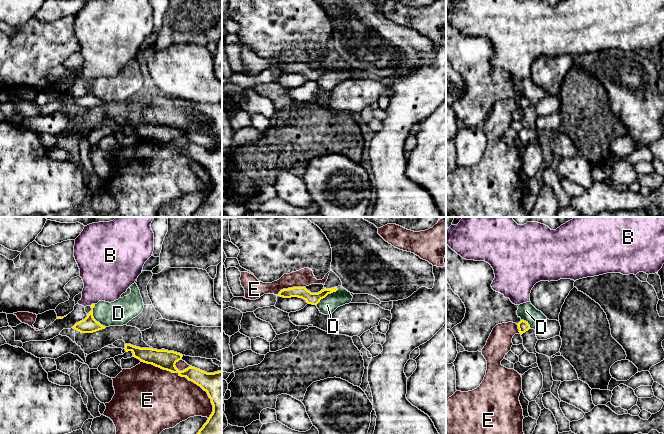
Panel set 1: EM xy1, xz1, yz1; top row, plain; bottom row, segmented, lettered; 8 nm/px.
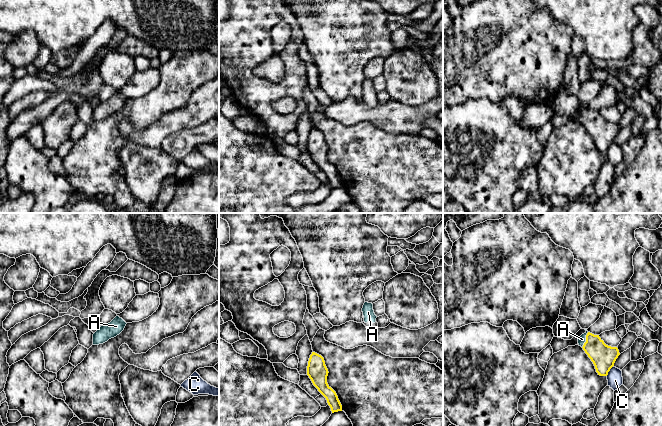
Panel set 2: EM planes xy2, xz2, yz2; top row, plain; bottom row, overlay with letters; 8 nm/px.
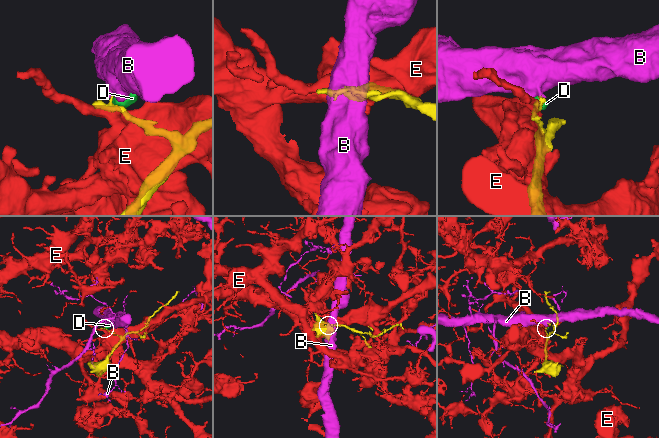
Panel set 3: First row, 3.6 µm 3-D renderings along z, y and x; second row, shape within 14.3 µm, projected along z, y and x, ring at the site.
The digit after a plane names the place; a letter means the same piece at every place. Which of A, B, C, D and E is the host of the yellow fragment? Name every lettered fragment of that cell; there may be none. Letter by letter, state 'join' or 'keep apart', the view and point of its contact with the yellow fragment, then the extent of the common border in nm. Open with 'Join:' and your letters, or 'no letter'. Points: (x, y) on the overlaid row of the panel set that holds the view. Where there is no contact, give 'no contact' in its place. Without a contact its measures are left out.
Join: A
A: join | yz2 (586, 340) | 140 nm
B: keep apart | xy1 (92, 304) | 40 nm
C: keep apart | yz2 (609, 370) | 110 nm
D: keep apart | xy1 (93, 317) | 220 nm
E: keep apart | xy1 (187, 378) | 700 nm

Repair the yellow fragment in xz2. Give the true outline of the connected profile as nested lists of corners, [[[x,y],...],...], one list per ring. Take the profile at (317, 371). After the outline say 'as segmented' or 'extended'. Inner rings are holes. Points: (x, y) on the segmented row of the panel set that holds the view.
[[[312,352],[308,361],[307,375],[311,379],[313,385],[326,398],[332,413],[342,411],[342,405],[336,392],[327,383],[328,373],[324,358]]] | as segmented

